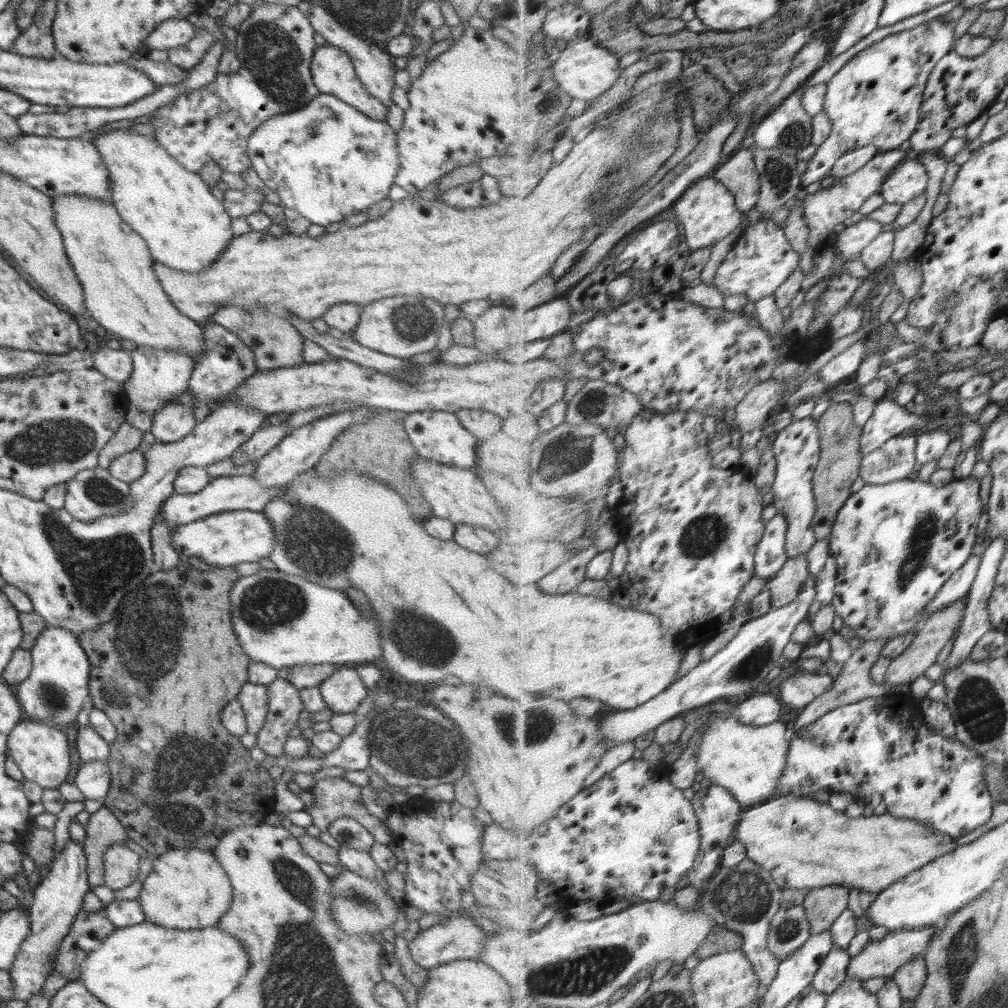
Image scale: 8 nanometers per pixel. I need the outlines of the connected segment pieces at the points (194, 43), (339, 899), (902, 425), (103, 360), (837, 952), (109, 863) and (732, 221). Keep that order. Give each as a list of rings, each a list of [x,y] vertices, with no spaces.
[[[196,29],[194,38],[191,38],[186,44],[167,50],[169,56],[168,61],[184,70],[188,70],[200,62],[206,49],[214,41],[216,39],[210,33]]]
[[[346,867],[341,868],[339,875],[331,879],[331,915],[337,925],[346,934],[366,934],[381,937],[385,928],[390,928],[396,922],[396,915],[402,911],[396,900],[390,897],[388,891],[381,885],[357,874],[350,872]]]
[[[896,399],[879,400],[872,418],[865,424],[862,452],[869,455],[904,430],[924,428],[930,421],[928,417],[909,412],[906,407],[898,404]]]
[[[102,346],[93,354],[93,368],[106,378],[118,383],[126,383],[132,374],[133,360],[126,350],[115,350]]]
[[[834,947],[824,959],[819,973],[814,979],[812,989],[832,996],[833,992],[846,982],[852,959],[853,956],[848,952],[848,949]]]
[[[113,844],[106,849],[103,867],[104,885],[119,893],[137,879],[139,856],[127,846]]]
[[[714,176],[700,181],[675,204],[677,218],[683,223],[686,239],[692,251],[716,246],[730,236],[744,220],[745,213],[737,208],[736,195]]]

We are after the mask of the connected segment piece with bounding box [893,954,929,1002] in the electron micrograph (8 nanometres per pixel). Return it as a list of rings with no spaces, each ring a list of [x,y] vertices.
[[[925,955],[914,957],[893,976],[900,985],[904,999],[916,1002],[927,983],[929,966]]]

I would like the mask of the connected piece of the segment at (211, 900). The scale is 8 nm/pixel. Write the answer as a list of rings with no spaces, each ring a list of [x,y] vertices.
[[[169,850],[155,857],[137,898],[146,921],[169,929],[208,928],[218,924],[233,899],[232,885],[212,852]]]

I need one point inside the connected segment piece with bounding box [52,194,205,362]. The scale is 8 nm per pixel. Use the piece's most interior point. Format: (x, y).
(121, 290)

